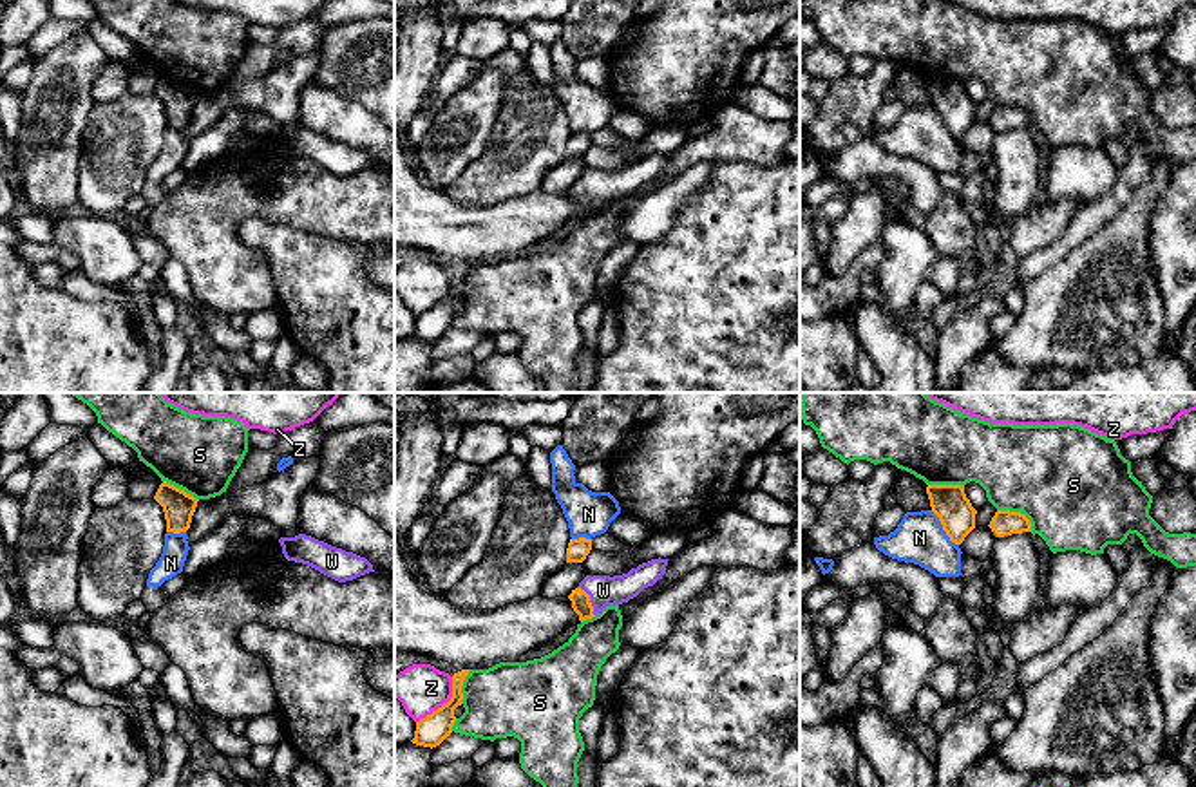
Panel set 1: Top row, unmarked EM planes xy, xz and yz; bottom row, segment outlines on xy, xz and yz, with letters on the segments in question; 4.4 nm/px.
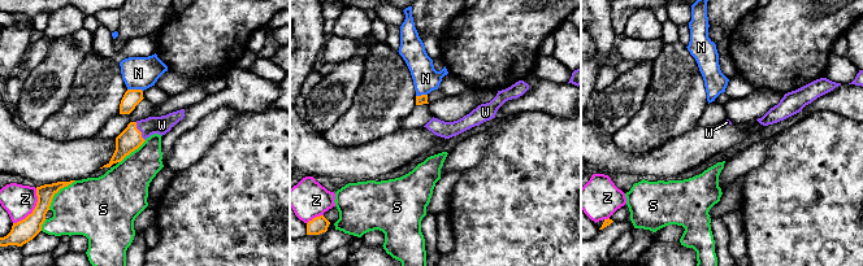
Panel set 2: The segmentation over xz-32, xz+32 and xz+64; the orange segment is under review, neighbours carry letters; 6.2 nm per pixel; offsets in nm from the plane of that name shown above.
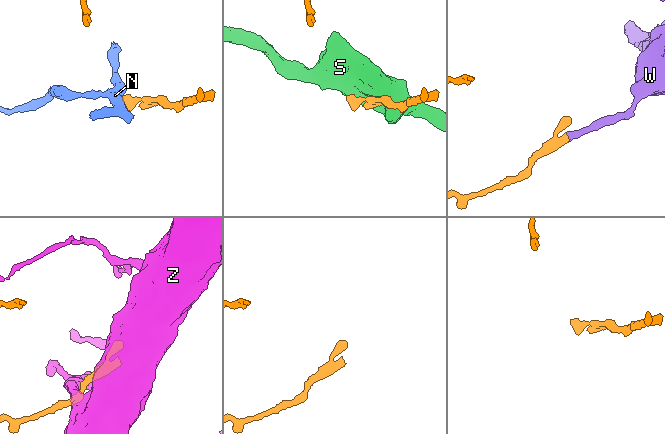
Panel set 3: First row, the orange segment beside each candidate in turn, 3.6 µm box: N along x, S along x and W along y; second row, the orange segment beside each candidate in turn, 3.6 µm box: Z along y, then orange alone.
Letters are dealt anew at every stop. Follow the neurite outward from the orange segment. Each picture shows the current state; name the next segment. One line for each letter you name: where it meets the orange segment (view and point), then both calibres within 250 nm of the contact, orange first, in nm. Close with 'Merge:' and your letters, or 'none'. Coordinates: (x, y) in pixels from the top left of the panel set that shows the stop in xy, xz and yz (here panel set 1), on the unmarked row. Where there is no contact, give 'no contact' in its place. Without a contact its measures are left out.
W: xz (588, 196) | 90/140 nm
Merge: W

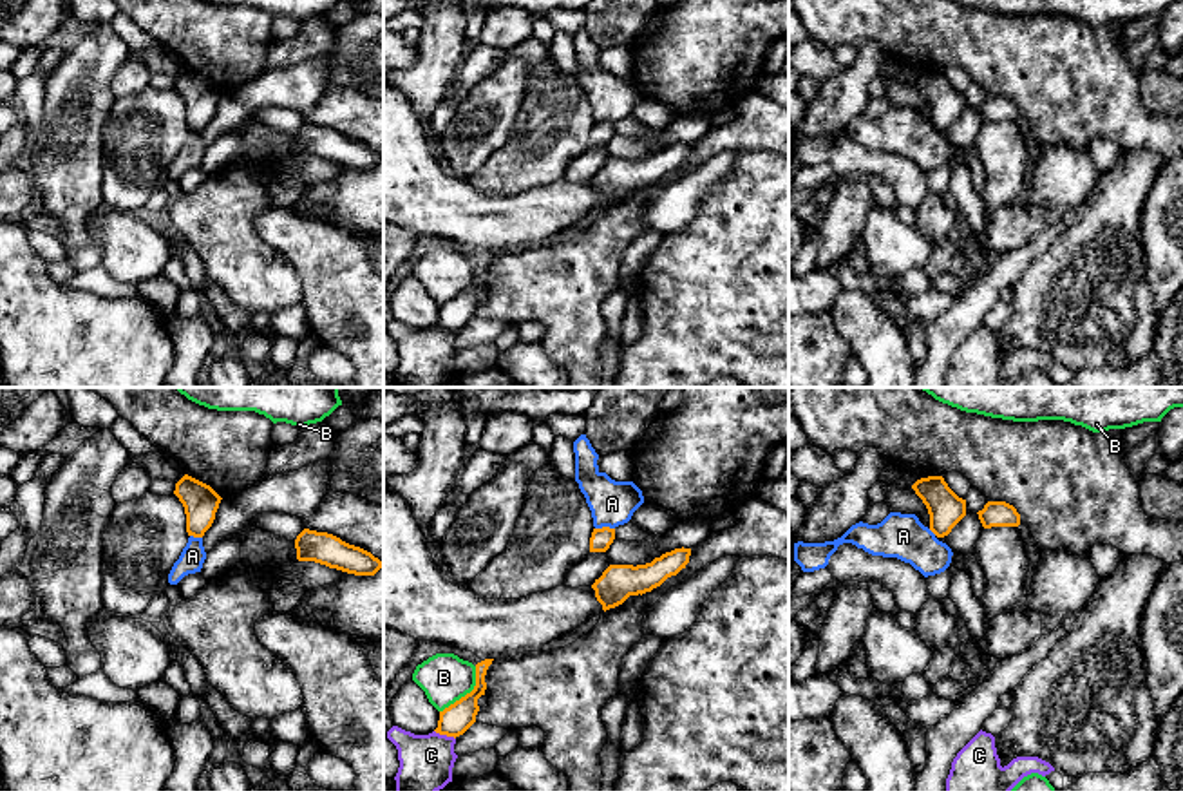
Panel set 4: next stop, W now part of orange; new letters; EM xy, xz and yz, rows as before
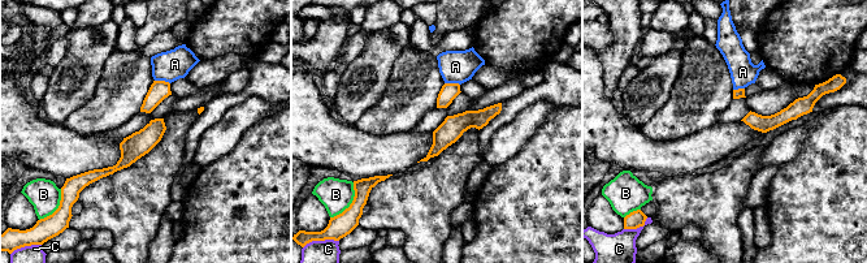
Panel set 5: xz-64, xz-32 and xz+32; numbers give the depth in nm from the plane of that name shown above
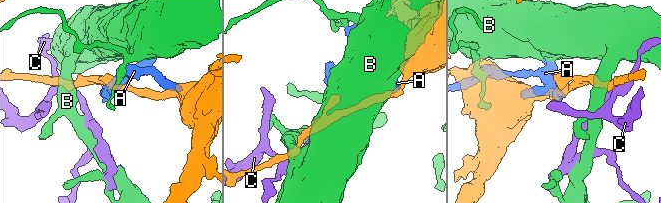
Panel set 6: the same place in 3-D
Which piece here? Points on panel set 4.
Merge: none

